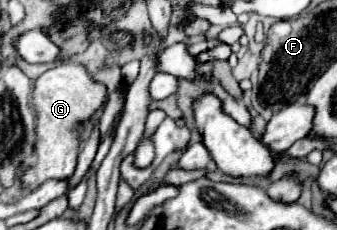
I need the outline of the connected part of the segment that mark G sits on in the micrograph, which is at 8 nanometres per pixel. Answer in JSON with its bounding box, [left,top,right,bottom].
[21,63,107,187]

